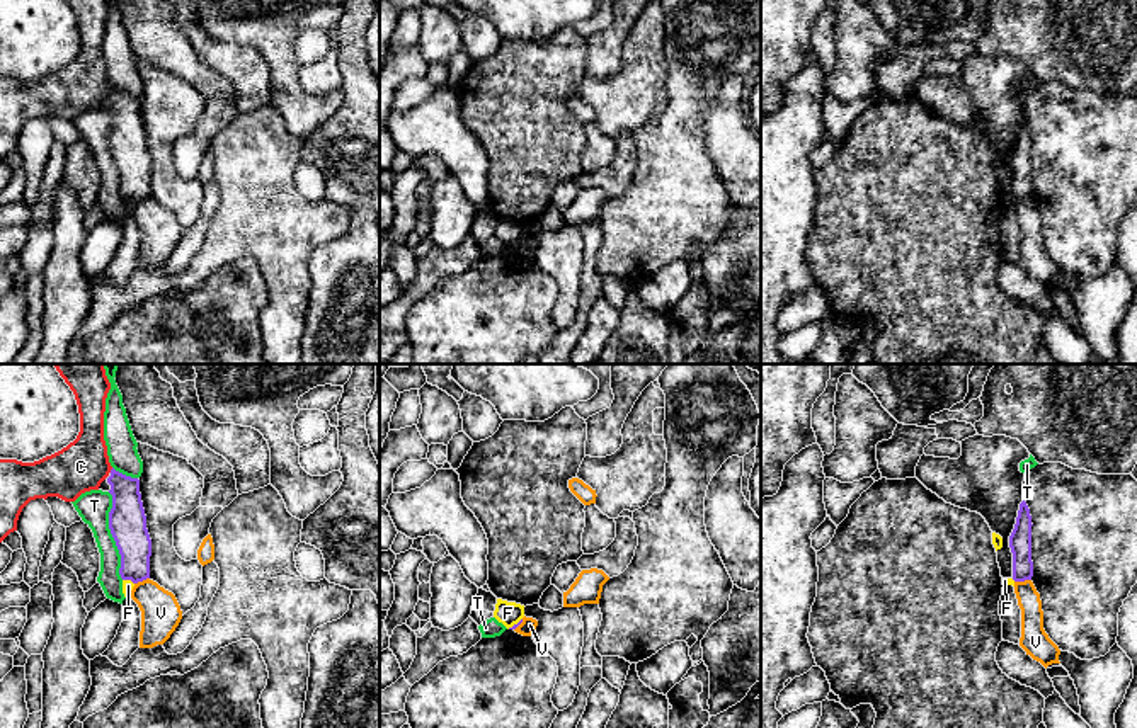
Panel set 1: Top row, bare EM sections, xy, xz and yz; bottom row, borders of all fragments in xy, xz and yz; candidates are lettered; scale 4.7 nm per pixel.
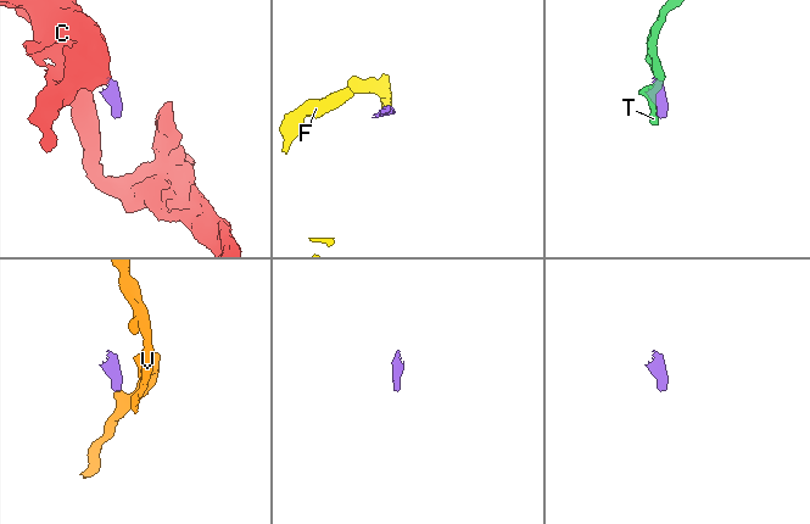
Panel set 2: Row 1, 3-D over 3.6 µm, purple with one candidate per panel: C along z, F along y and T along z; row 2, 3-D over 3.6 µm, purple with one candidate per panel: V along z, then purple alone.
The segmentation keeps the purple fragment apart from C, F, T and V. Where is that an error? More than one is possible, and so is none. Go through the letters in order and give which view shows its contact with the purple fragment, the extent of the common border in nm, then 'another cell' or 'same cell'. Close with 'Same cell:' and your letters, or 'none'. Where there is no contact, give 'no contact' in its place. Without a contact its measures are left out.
C: xy | 30 nm | another cell
F: xz | 90 nm | another cell
T: xy | 420 nm | another cell
V: yz | 80 nm | another cell
Same cell: none

